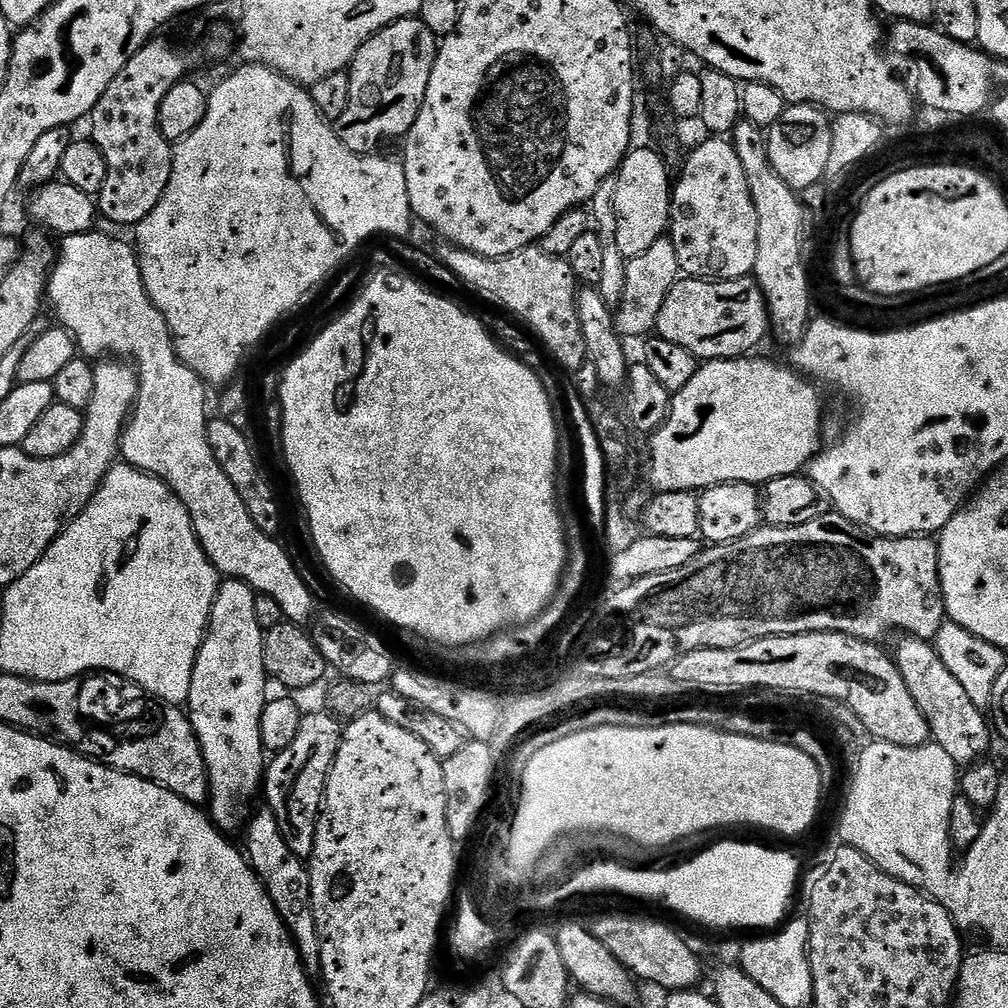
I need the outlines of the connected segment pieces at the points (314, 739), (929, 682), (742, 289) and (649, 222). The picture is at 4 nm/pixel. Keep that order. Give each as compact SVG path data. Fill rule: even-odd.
M328 710L312 712L303 717L298 728L298 738L286 746L286 750L275 753L267 761L262 796L266 807L278 818L282 826L282 838L290 845L294 854L311 857L314 850L316 823L320 820L320 810L324 807L324 791L328 785L328 775L338 754L342 724Z
M905 635L901 640L904 641L894 651L894 659L906 682L906 690L910 690L914 702L918 702L918 710L922 710L926 718L931 739L942 746L942 750L946 750L946 754L950 754L958 766L967 766L985 759L989 755L992 736L994 740L989 717L978 706L974 706L970 694L962 690L962 682L958 682L958 678L946 670L946 662L942 662L929 641L910 635Z
M743 276L737 280L693 280L681 278L666 294L666 302L662 302L662 310L658 314L655 335L666 342L674 342L674 346L682 346L682 350L690 350L697 361L739 360L747 357L764 340L770 332L768 308L759 284L752 276Z
M636 146L624 157L615 177L618 198L615 209L618 214L618 250L626 258L650 250L669 231L672 215L673 181L668 180L668 168L664 160L651 146Z

